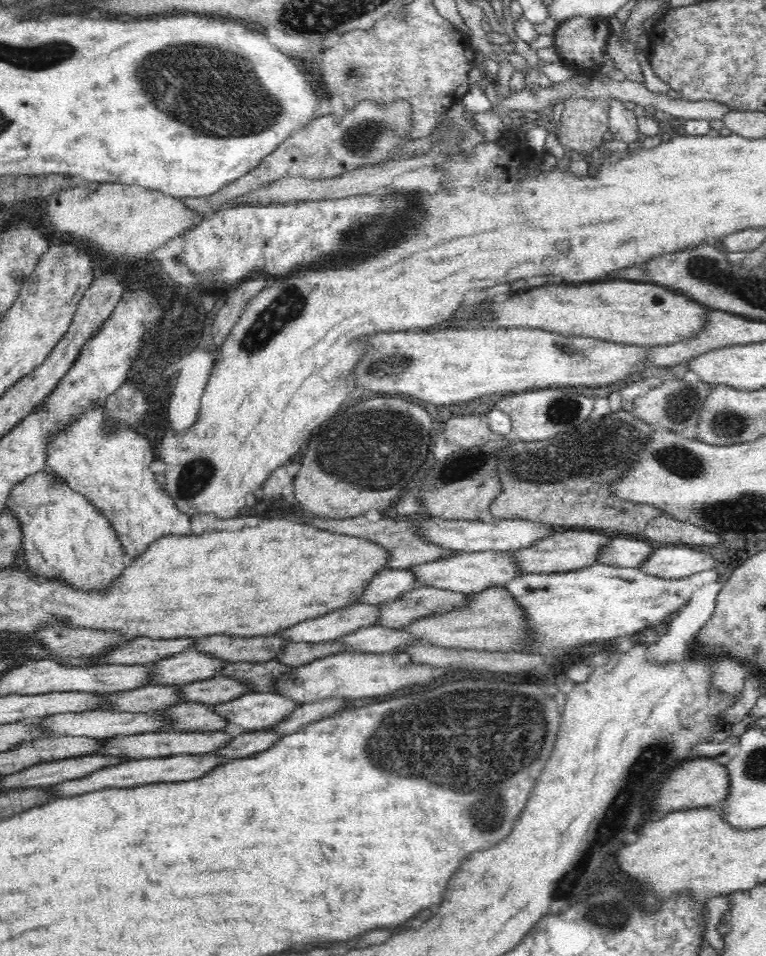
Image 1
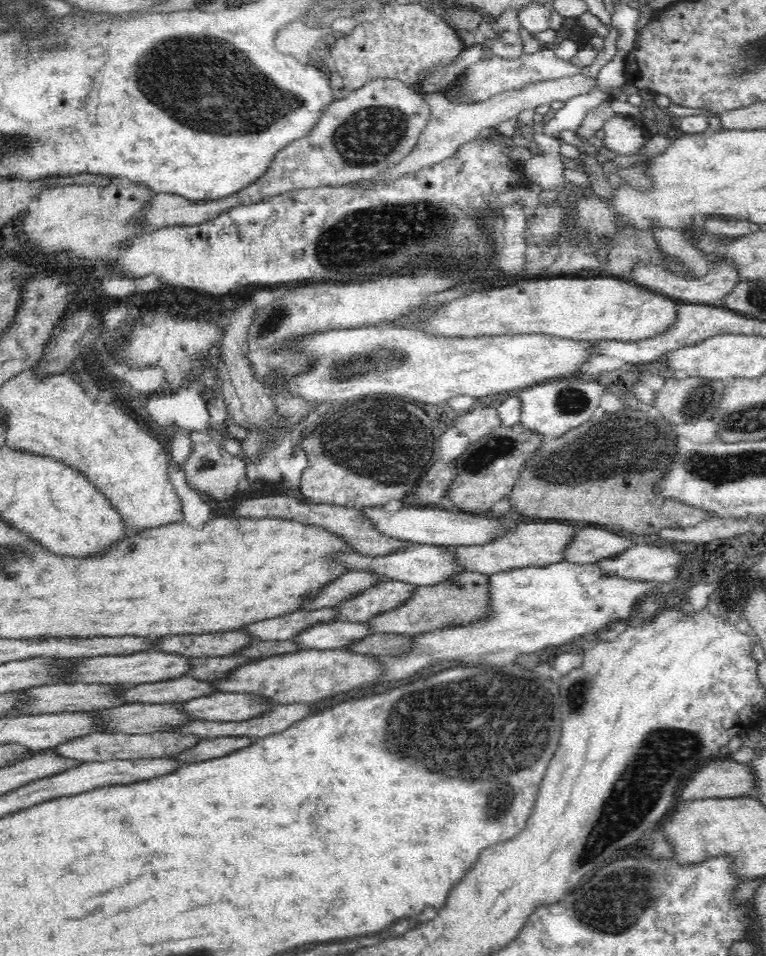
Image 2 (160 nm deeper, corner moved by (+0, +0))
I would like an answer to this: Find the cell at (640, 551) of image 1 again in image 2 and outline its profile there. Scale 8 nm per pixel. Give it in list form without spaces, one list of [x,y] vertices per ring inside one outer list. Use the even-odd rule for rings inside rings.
[[[598,526],[582,527],[566,552],[566,560],[570,563],[590,564],[600,559],[612,560],[633,548],[632,540],[624,538],[624,534],[612,534],[612,531]]]

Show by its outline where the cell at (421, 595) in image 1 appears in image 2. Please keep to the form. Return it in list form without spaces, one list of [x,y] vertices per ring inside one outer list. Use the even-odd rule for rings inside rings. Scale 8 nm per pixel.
[[[387,579],[340,601],[333,608],[342,621],[366,622],[371,616],[400,606],[415,588],[416,585]]]

